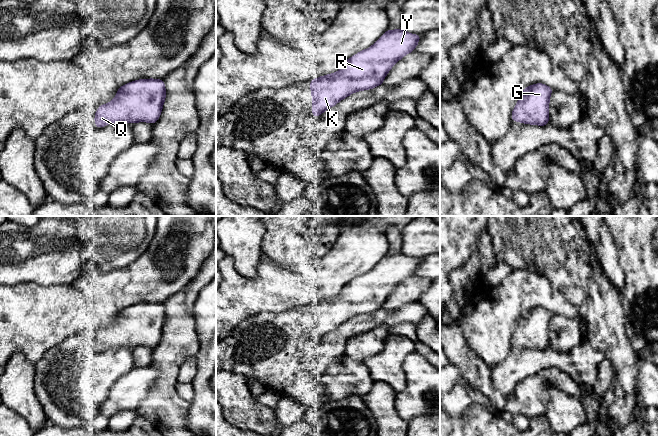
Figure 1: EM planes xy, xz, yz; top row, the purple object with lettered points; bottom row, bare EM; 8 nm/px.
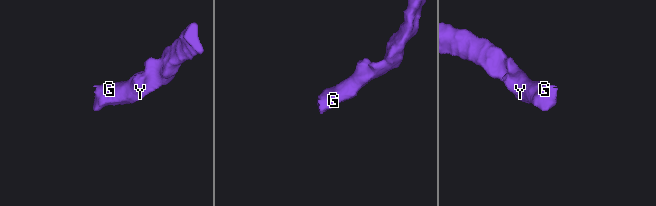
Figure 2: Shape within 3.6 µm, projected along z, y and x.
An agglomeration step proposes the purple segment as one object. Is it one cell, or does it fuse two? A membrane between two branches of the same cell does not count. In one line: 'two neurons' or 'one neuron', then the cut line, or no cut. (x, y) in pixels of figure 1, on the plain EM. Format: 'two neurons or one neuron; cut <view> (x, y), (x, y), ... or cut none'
one neuron; cut none

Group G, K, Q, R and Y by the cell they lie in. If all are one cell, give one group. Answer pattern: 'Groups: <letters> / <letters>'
Groups: G K Q R Y

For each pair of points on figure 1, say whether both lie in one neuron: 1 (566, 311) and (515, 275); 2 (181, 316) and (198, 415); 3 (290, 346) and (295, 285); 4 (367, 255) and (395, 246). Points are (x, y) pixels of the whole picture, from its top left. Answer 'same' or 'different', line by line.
1: same
2: different
3: different
4: different

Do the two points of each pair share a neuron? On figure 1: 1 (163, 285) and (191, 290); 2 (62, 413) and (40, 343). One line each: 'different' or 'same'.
1: different
2: different

